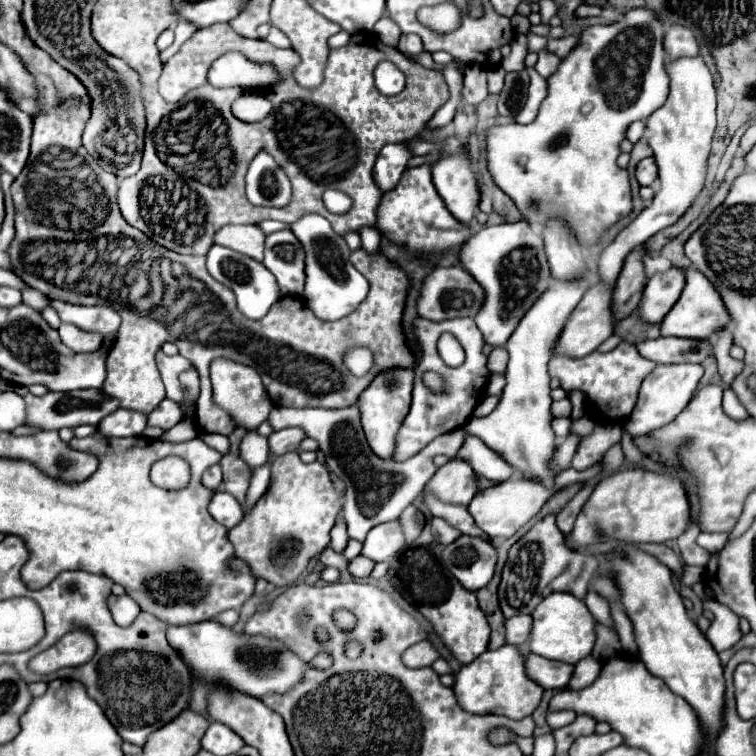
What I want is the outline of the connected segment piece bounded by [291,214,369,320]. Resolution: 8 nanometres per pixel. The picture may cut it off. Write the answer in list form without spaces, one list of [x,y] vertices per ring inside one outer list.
[[[309,214],[303,216],[299,222],[291,224],[291,230],[301,240],[307,252],[307,282],[305,282],[305,306],[319,318],[319,320],[341,320],[351,314],[367,296],[369,284],[361,272],[349,262],[349,246],[343,236],[335,234],[331,224],[319,216]]]

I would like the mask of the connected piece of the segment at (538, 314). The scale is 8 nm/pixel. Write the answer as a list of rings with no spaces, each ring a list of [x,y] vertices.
[[[559,280],[551,282],[551,288],[533,304],[531,312],[523,316],[505,348],[509,350],[509,366],[507,366],[507,386],[501,394],[499,406],[485,418],[471,418],[465,424],[465,430],[471,436],[479,436],[493,452],[505,458],[505,462],[521,472],[525,478],[537,480],[541,484],[553,480],[557,476],[555,470],[549,468],[555,454],[555,432],[551,428],[551,376],[547,364],[553,356],[555,342],[559,334],[575,310],[577,302],[587,292],[589,282],[583,284],[559,284]]]

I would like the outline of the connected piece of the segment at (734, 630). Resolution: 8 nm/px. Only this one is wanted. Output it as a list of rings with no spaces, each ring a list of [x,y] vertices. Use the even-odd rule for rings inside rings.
[[[717,600],[703,602],[703,608],[713,612],[713,622],[711,622],[709,630],[705,632],[705,636],[713,644],[713,648],[717,652],[723,652],[723,650],[735,646],[739,642],[739,638],[741,638],[739,616],[733,614],[727,606],[719,604]]]

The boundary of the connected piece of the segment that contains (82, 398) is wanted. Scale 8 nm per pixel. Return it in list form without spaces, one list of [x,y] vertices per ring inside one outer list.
[[[73,390],[73,392],[47,392],[45,396],[25,396],[27,402],[27,426],[39,426],[43,430],[59,430],[59,428],[75,428],[81,424],[97,426],[105,416],[119,410],[119,400],[107,396],[103,390]]]

